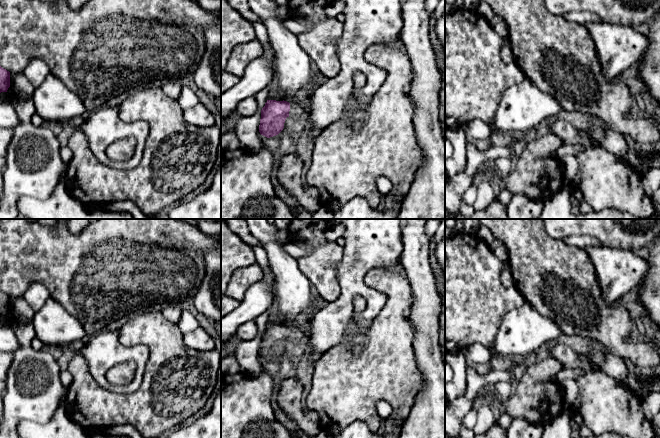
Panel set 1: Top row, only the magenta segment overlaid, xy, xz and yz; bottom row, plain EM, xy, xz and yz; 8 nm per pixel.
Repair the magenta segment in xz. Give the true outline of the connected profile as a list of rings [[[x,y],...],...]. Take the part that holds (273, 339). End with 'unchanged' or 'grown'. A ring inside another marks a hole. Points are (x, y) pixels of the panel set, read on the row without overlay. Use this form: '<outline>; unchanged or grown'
[[[343,219],[342,224],[345,227],[345,232],[342,237],[346,243],[341,249],[340,259],[336,265],[340,288],[338,298],[313,313],[302,327],[267,324],[261,334],[260,358],[267,362],[278,359],[283,354],[285,344],[289,340],[296,343],[306,342],[307,347],[313,352],[310,357],[313,365],[322,355],[338,345],[346,345],[354,356],[360,356],[363,346],[367,343],[364,331],[379,314],[387,300],[385,294],[365,284],[364,276],[371,269],[386,269],[400,261],[403,250],[400,221],[401,219]],[[356,296],[363,297],[367,302],[366,309],[358,314],[354,312],[353,308],[353,300]],[[352,321],[358,325],[358,335],[350,341],[345,341],[346,327]]]; grown

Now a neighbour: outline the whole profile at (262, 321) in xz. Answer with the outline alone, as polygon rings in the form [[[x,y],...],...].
[[[267,310],[255,320],[261,332],[265,330],[265,327],[268,324],[269,316],[270,316],[270,311]]]

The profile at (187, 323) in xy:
[[[185,308],[182,309],[177,325],[182,334],[192,332],[199,327],[199,323],[193,313]]]

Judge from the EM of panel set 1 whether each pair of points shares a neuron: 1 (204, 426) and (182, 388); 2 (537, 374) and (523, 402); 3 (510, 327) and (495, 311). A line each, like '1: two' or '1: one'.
1: two
2: one
3: two

